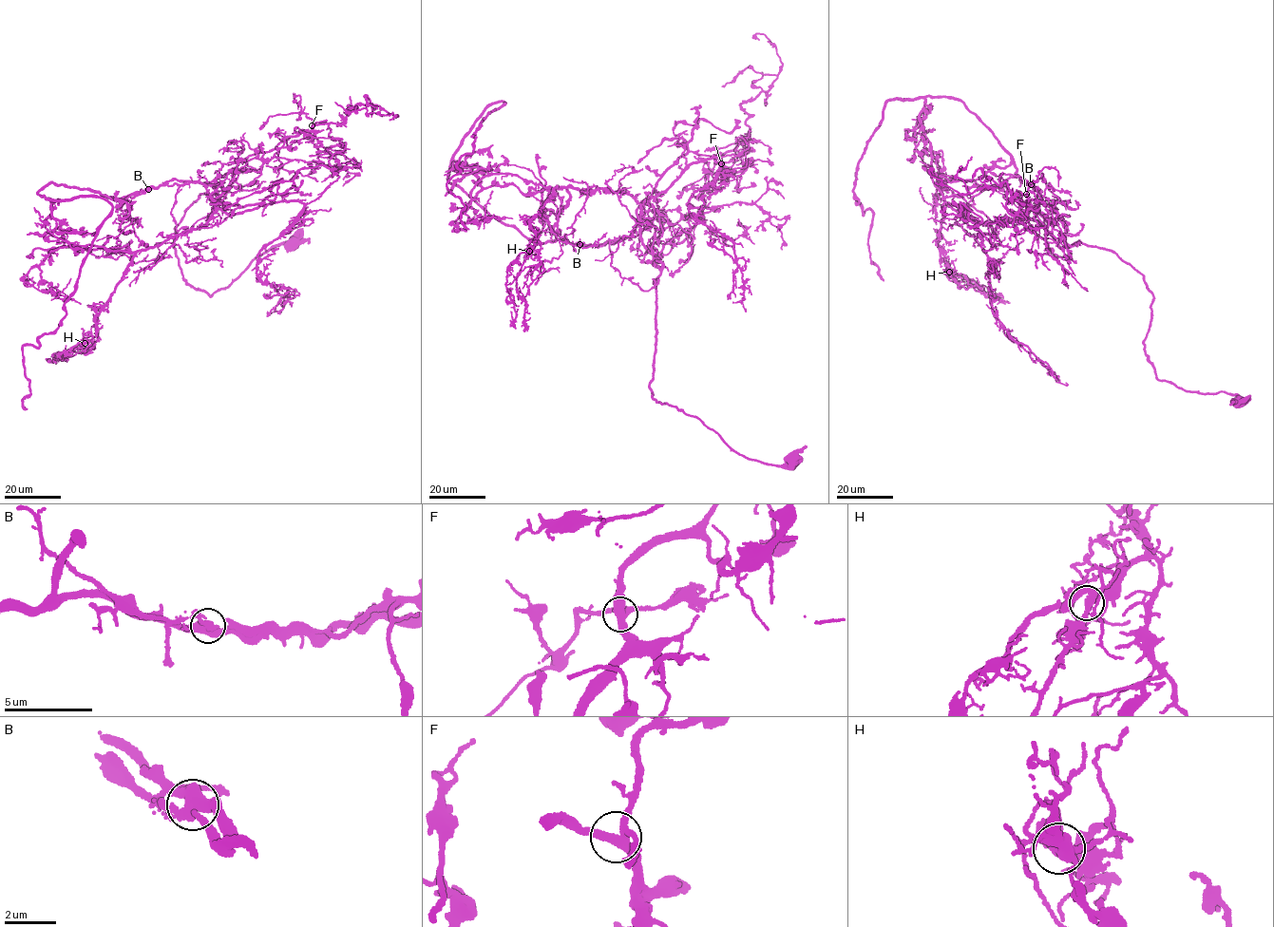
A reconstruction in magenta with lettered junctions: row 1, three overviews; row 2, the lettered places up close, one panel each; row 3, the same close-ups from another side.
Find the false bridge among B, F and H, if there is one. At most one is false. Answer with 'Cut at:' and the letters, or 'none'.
Cut at: B

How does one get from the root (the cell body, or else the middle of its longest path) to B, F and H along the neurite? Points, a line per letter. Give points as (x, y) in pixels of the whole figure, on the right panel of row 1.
B: (1239, 401), (1159, 380), (1143, 275), (1102, 248), (1060, 247), (1026, 216), (1041, 197), (1031, 184)
F: (1239, 401), (1159, 380), (1145, 349), (1153, 293), (1143, 275), (1111, 251), (1066, 247), (1069, 216), (1026, 194)
H: (1239, 401), (1157, 377), (1144, 343), (1153, 293), (1111, 251), (947, 202), (936, 243), (949, 272)

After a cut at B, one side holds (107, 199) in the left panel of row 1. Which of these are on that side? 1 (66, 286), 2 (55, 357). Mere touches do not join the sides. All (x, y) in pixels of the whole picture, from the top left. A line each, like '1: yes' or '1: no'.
1: no
2: no

